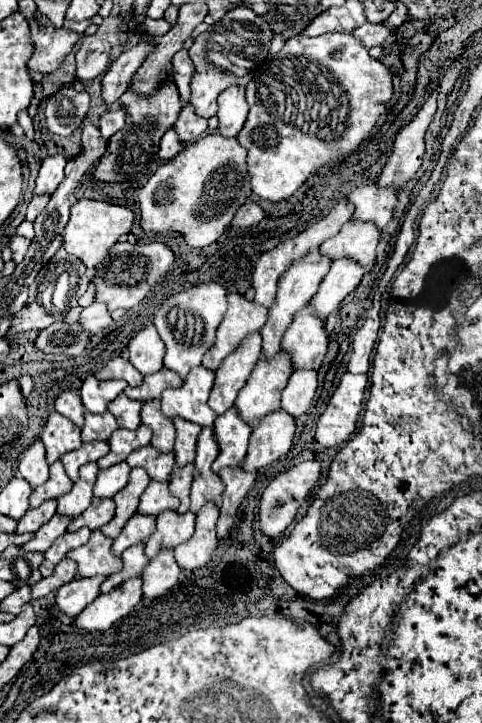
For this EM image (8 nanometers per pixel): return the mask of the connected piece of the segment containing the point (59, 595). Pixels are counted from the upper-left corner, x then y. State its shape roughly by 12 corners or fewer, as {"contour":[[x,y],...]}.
{"contour":[[106,576],[74,578],[56,592],[58,608],[80,614]]}

